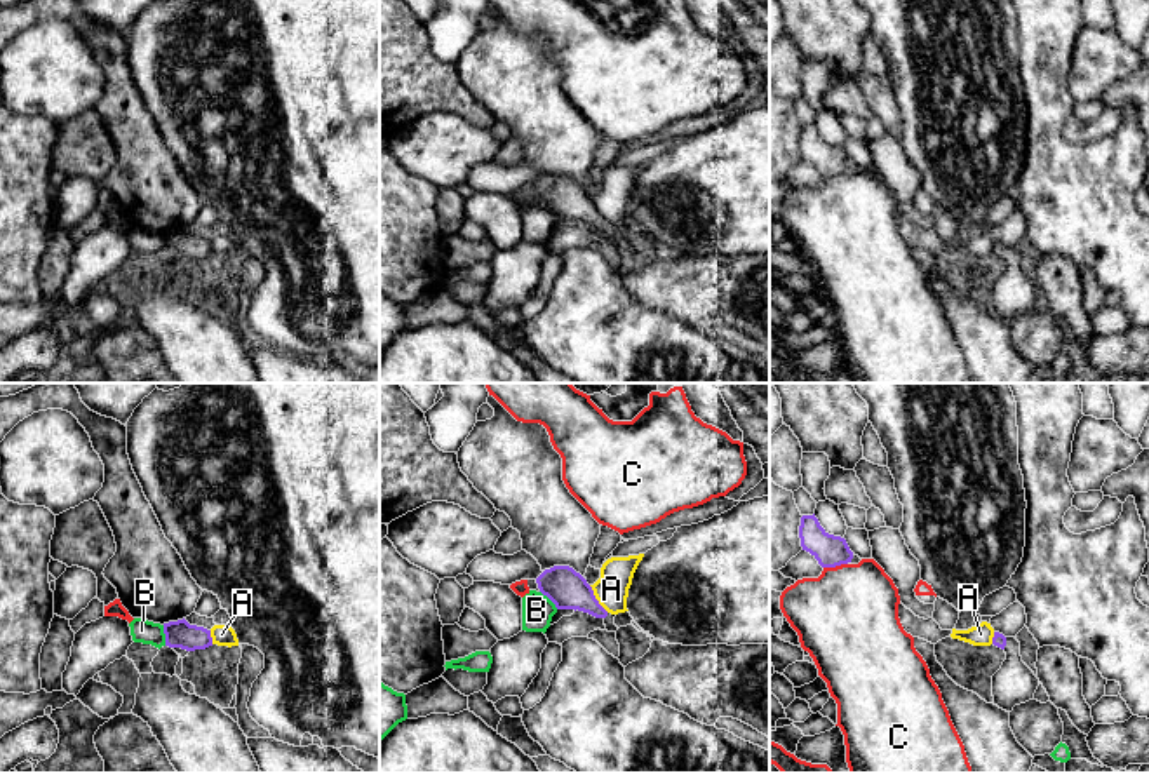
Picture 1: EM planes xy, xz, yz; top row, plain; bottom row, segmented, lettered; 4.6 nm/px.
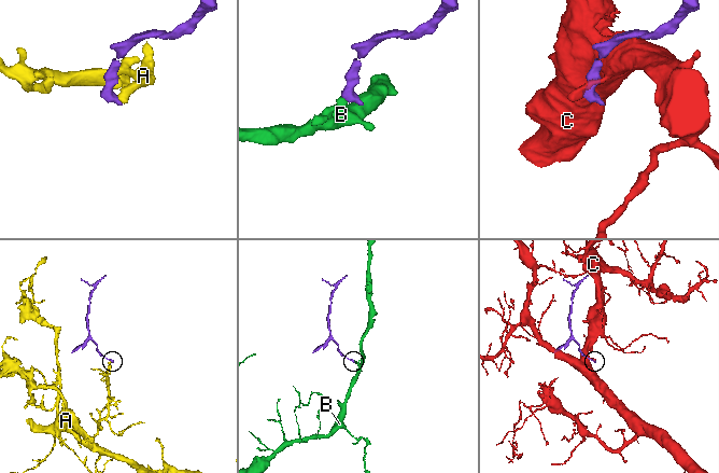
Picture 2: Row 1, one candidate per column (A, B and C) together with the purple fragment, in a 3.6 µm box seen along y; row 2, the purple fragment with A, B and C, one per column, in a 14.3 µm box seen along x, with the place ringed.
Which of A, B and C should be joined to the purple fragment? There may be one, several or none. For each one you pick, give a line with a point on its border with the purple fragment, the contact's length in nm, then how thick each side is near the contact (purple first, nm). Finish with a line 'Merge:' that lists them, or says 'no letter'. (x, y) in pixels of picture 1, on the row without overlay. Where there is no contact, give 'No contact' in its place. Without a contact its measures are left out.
Merge: no letter

